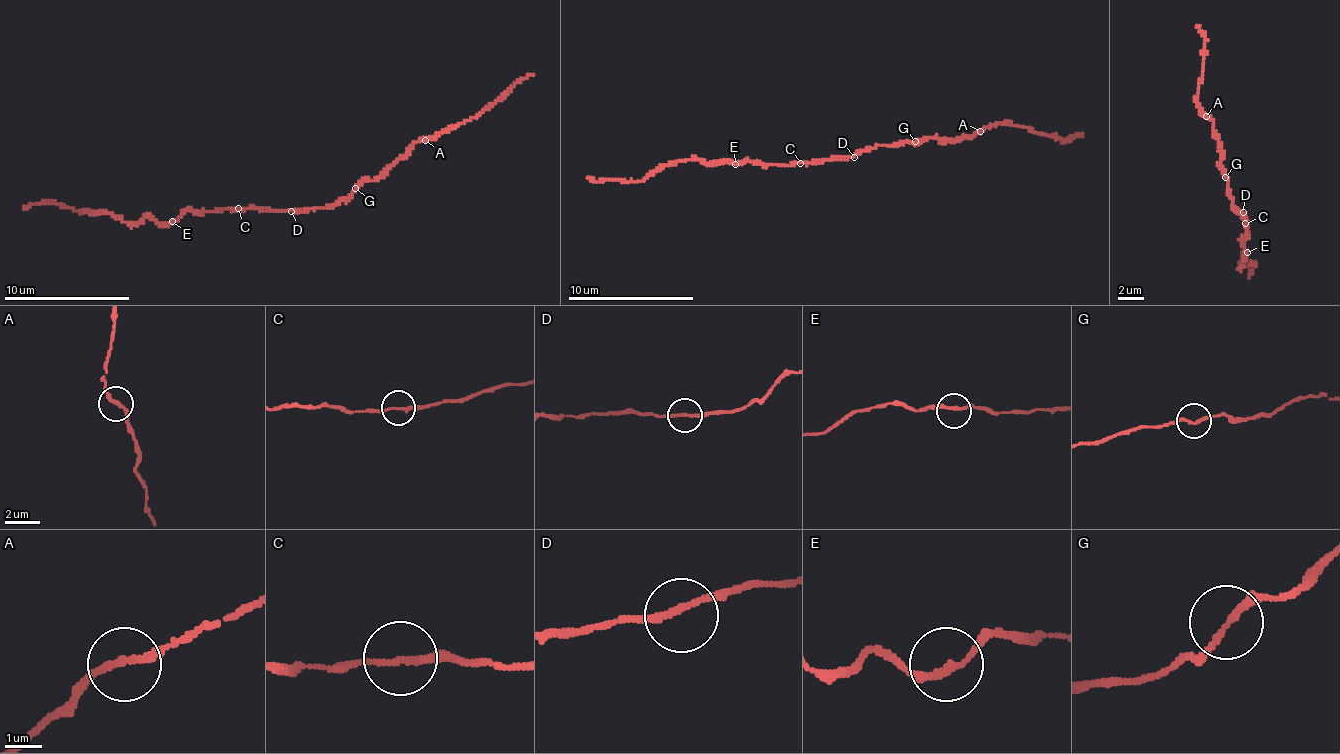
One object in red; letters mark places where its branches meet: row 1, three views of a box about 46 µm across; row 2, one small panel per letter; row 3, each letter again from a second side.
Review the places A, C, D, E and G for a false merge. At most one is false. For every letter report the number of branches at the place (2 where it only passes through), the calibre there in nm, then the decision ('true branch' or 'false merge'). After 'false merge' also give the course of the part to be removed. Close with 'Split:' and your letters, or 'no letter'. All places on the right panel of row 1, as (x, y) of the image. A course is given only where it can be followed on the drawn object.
A: 2 | 170 nm | true branch
C: 2 | 170 nm | true branch
D: 2 | 160 nm | true branch
E: 2 | 170 nm | true branch
G: 2 | 170 nm | true branch
Split: no letter

